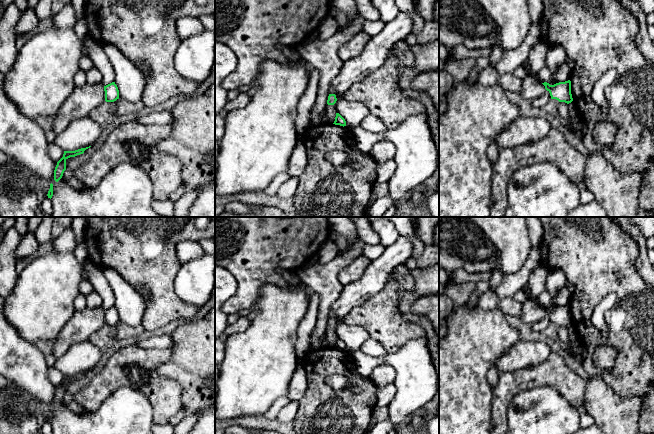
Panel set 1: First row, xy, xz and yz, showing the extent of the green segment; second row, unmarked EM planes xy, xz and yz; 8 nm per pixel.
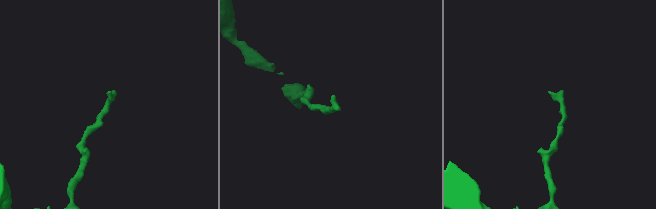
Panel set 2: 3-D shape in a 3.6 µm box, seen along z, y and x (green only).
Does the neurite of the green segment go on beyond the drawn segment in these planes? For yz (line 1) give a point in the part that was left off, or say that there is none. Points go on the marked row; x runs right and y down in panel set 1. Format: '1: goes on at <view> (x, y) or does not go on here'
1: does not go on here

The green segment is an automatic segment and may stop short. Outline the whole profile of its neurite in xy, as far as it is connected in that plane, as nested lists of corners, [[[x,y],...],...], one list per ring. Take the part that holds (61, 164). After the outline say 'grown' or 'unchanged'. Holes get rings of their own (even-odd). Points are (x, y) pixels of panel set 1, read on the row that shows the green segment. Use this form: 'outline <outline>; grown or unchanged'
outline [[[91,146],[86,147],[86,148],[81,148],[75,151],[64,151],[63,157],[57,162],[57,165],[55,167],[54,180],[58,182],[62,178],[63,173],[66,170],[66,160],[68,158],[83,154],[84,151],[90,147]]]; unchanged

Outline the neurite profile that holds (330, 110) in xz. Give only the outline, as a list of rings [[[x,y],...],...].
[[[336,103],[334,105],[327,105],[327,107],[325,108],[325,114],[329,118],[330,123],[334,123],[336,113],[337,113]]]

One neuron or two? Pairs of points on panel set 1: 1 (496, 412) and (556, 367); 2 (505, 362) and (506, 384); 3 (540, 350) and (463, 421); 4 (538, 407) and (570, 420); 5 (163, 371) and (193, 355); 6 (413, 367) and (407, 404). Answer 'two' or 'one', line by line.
1: one
2: two
3: two
4: one
5: one
6: one

